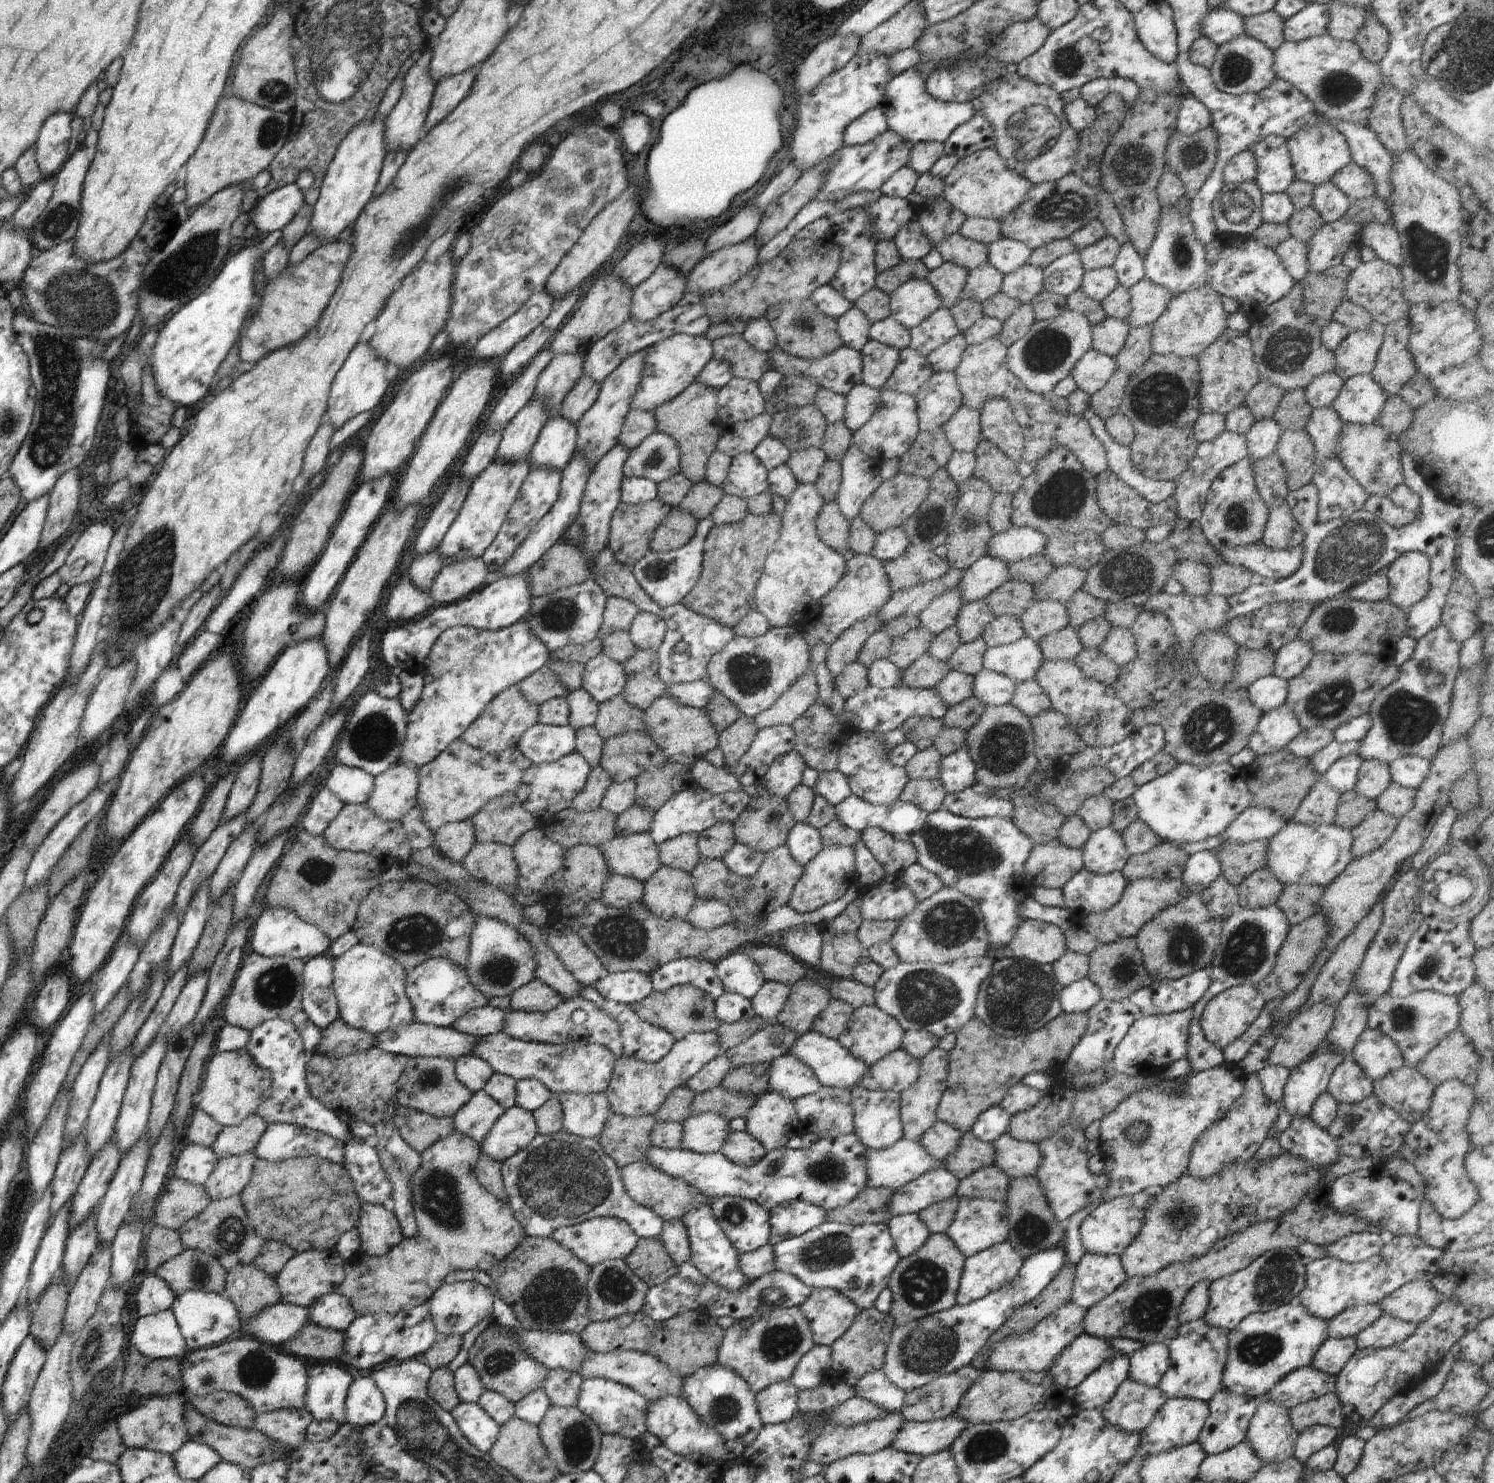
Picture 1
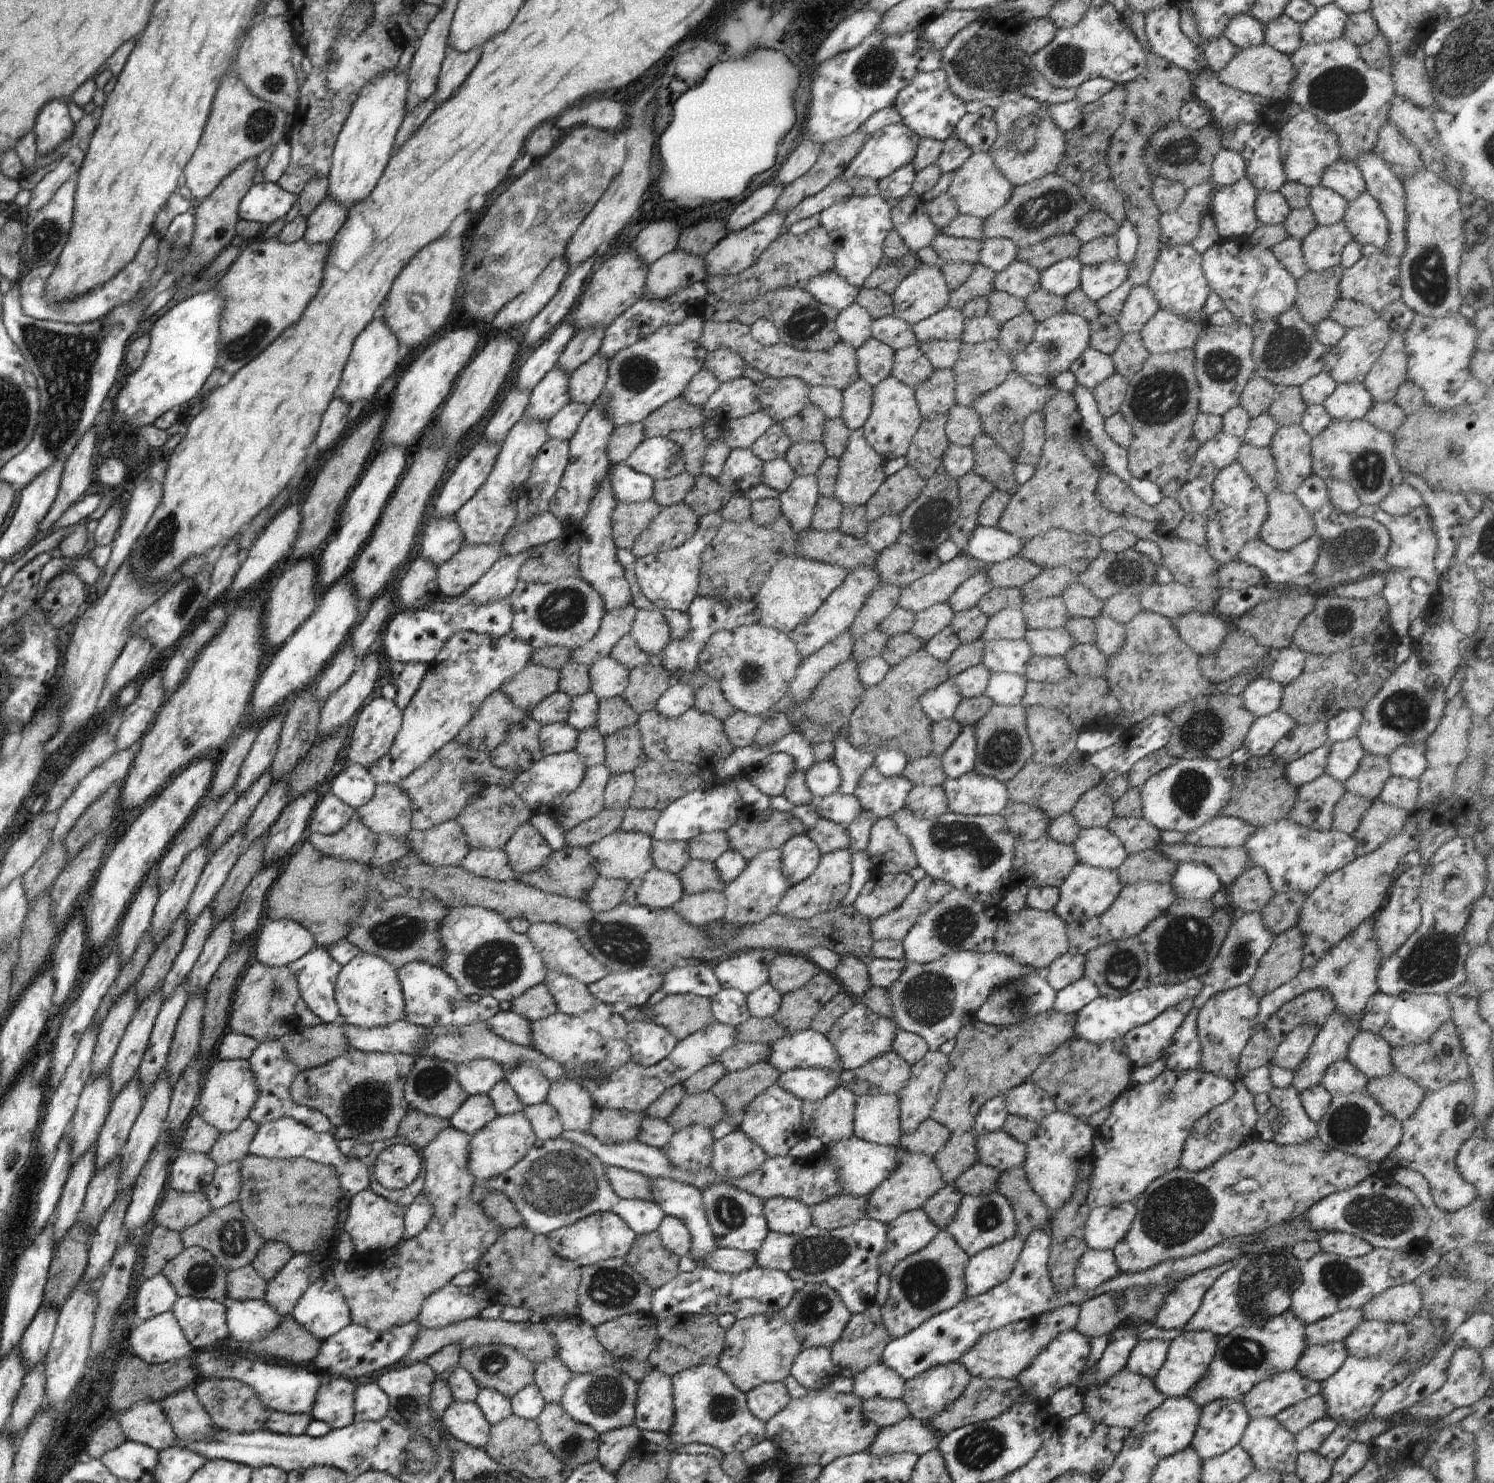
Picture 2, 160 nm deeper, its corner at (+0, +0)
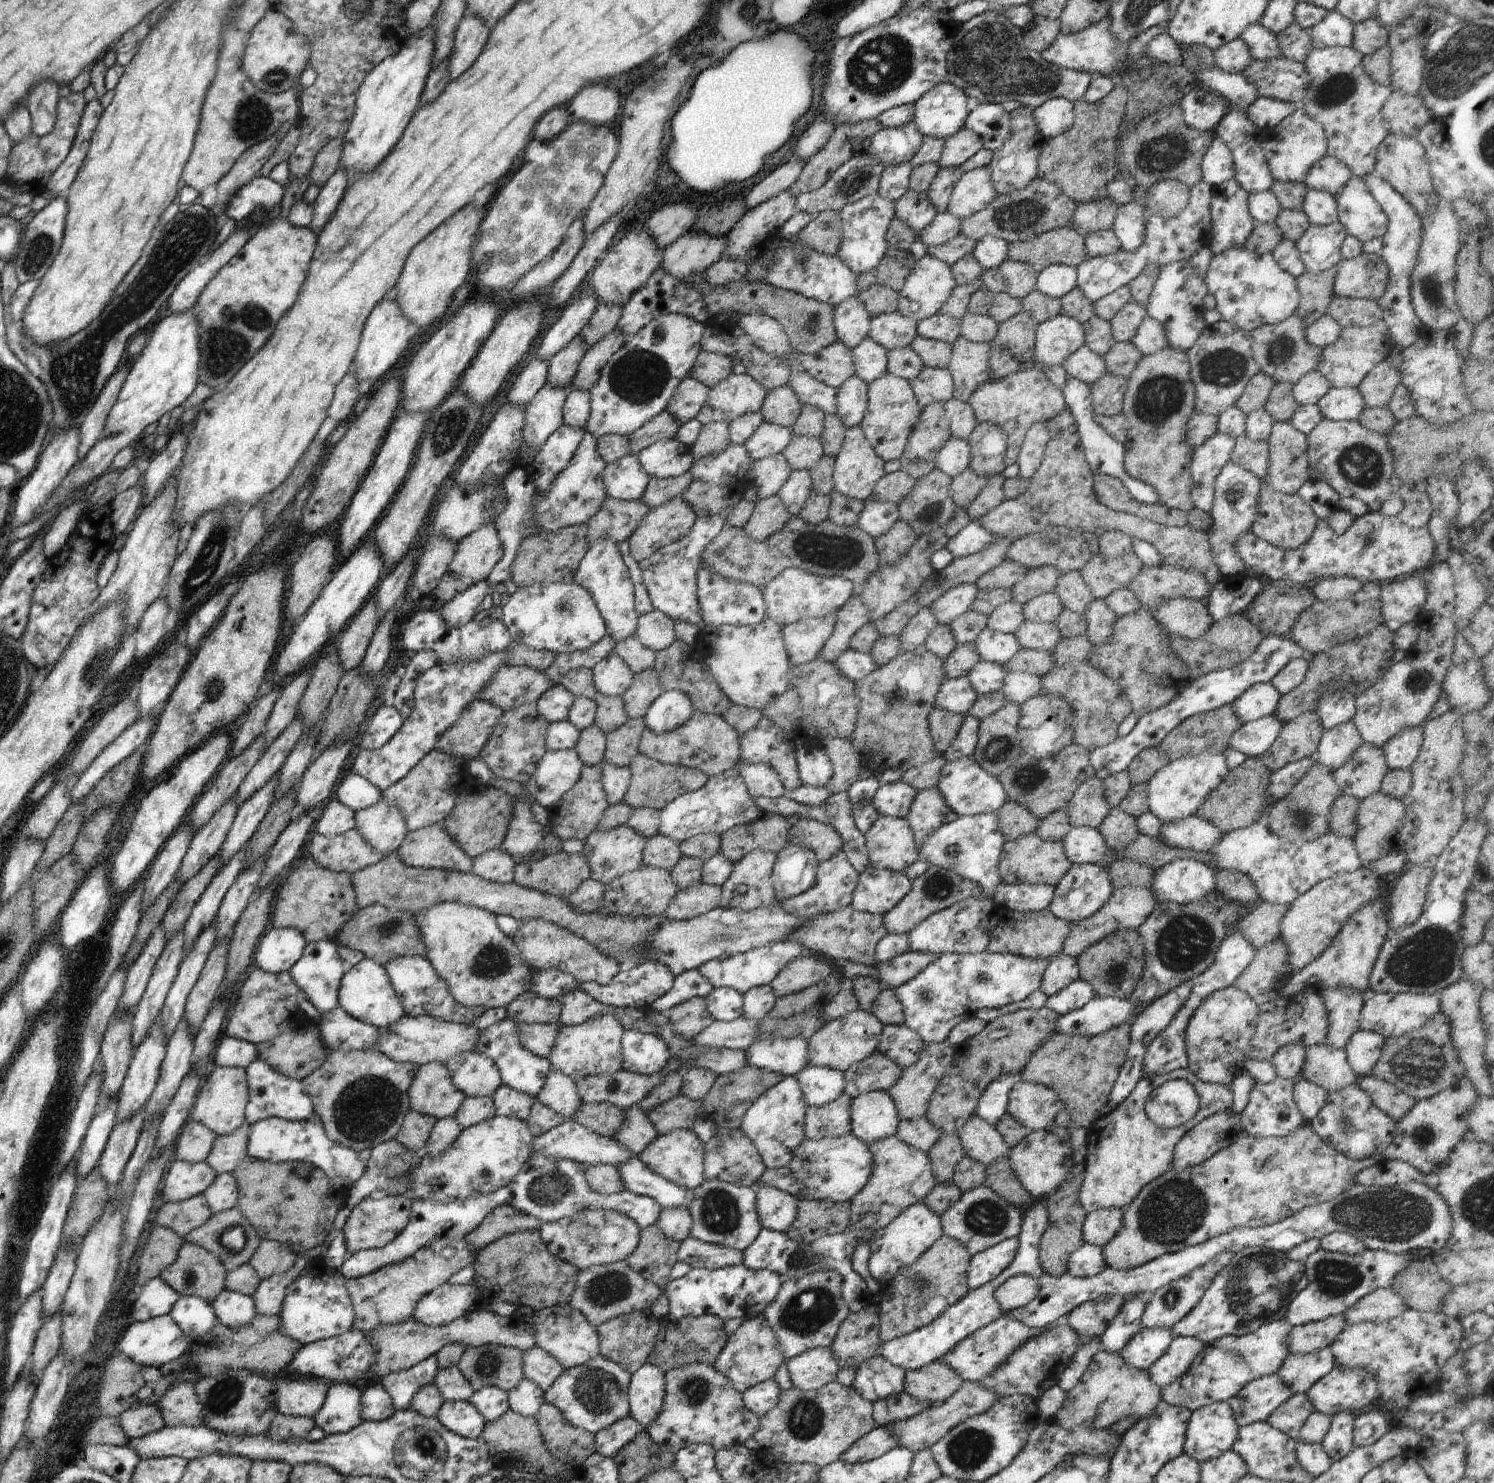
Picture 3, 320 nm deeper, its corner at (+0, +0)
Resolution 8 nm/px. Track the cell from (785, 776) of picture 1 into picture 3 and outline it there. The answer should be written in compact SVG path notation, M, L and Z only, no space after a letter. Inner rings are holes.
M740 763L736 764L737 771L745 782L748 792L753 797L776 798L786 795L786 790L778 773L764 763Z

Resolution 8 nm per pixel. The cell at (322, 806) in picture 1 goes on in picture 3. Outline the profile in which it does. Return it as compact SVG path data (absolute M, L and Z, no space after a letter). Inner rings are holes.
M338 799L332 800L320 812L317 822L314 830L318 834L335 837L355 828L355 812Z

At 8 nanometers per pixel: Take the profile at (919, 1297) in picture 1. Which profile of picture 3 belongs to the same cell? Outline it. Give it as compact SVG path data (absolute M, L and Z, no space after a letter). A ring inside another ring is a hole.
M942 1235L914 1264L900 1269L892 1280L882 1286L882 1300L878 1302L881 1342L885 1343L909 1332L918 1330L938 1318L949 1306L956 1304L968 1294L967 1272L971 1254L969 1250L957 1240Z

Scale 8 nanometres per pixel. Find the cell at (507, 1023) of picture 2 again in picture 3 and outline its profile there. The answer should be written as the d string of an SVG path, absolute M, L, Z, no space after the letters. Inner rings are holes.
M516 1023L521 1045L532 1054L539 1057L548 1058L553 1044L559 1031L560 1023L542 1024L542 1023Z

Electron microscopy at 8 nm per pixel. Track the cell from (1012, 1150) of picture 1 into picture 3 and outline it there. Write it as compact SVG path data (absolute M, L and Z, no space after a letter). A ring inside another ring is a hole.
M976 1114L957 1130L956 1135L961 1140L965 1156L984 1166L989 1166L997 1158L1008 1157L1011 1151L996 1127Z

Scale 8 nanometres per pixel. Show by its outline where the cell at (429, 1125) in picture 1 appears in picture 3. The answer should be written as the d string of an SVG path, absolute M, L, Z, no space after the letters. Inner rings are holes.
M410 1110L404 1117L402 1128L395 1139L411 1151L424 1150L436 1121L436 1117Z

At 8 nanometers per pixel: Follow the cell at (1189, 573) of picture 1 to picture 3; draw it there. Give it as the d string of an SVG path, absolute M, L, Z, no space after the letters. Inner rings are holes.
M1066 408L1059 415L1046 422L1049 440L1045 455L1030 479L1028 490L1015 499L1006 499L976 523L996 537L1019 539L1032 533L1041 533L1056 525L1069 529L1088 531L1097 536L1108 531L1122 531L1133 539L1149 542L1161 554L1161 558L1170 567L1196 569L1205 576L1213 587L1218 582L1219 568L1213 559L1213 552L1208 538L1208 531L1196 530L1193 526L1160 526L1151 520L1141 519L1135 514L1115 511L1098 502L1094 492L1095 475L1087 463L1081 438L1073 414Z

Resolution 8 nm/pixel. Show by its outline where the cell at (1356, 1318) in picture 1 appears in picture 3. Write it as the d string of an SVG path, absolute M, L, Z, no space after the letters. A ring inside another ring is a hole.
M1342 1315L1292 1327L1287 1347L1290 1355L1307 1355L1329 1347L1349 1324Z

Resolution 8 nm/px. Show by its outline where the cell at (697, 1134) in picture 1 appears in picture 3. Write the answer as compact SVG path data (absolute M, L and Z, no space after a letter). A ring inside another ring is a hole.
M692 1128L676 1129L666 1134L658 1135L637 1157L657 1175L676 1186L685 1189L698 1188L704 1181L704 1143L698 1139Z

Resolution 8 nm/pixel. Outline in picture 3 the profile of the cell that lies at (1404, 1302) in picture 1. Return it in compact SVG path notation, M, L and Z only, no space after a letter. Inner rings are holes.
M1390 1287L1376 1289L1363 1296L1342 1315L1349 1325L1359 1322L1373 1322L1375 1324L1388 1322L1401 1315L1407 1306L1403 1298Z

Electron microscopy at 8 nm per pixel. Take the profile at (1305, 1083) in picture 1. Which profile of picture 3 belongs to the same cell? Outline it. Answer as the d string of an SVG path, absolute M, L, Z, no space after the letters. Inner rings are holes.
M1338 985L1324 989L1318 996L1328 1011L1329 1031L1324 1044L1344 1049L1352 1035L1360 1030L1361 992Z

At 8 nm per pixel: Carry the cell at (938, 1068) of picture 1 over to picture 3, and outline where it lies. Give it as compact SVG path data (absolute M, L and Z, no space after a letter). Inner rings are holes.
M942 1041L941 1044L926 1045L921 1050L919 1060L912 1064L912 1066L902 1069L900 1078L894 1083L894 1086L891 1086L887 1090L887 1093L892 1097L898 1109L898 1118L900 1121L925 1116L932 1093L938 1081L946 1072L951 1060L954 1058L954 1048L955 1046L951 1046L947 1041Z

